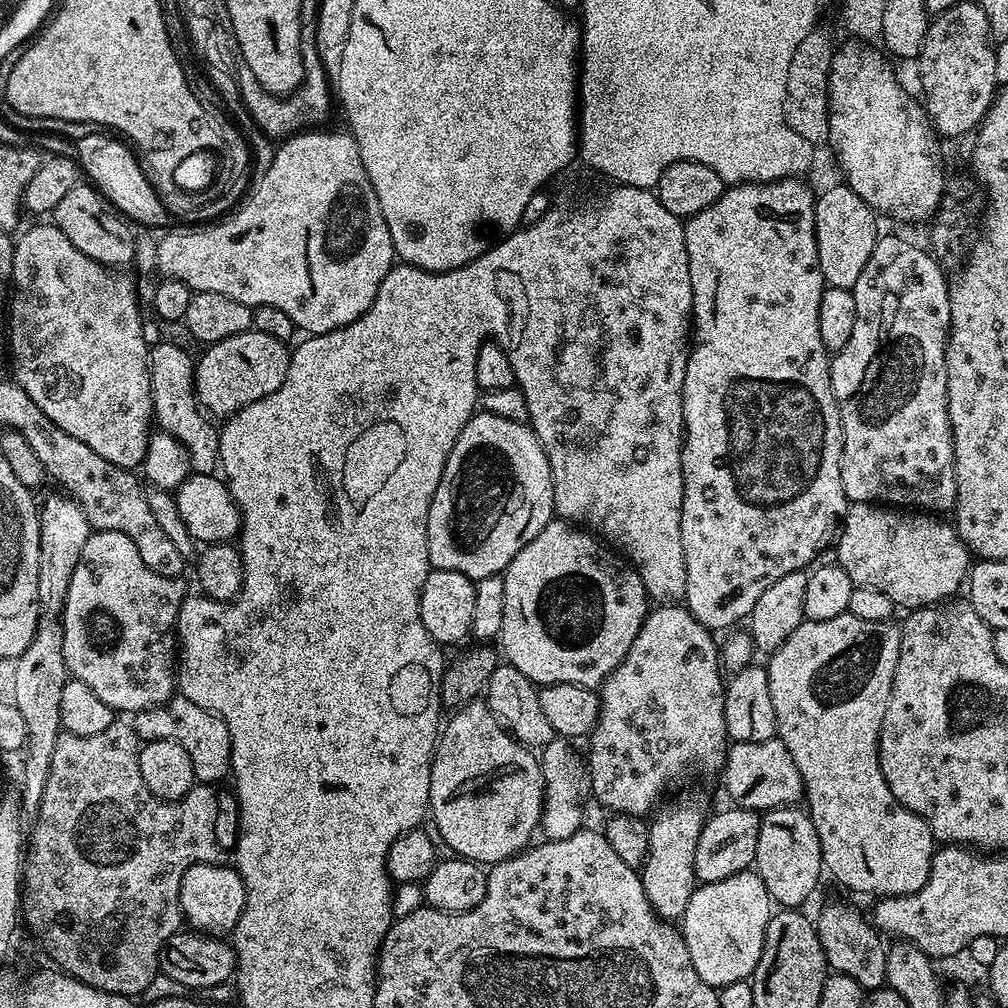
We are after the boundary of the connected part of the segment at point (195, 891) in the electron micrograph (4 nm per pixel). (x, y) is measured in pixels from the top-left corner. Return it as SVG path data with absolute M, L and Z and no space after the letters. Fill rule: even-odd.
M201 862L182 874L180 910L189 929L205 936L227 937L234 929L246 902L244 879L235 867L217 862Z

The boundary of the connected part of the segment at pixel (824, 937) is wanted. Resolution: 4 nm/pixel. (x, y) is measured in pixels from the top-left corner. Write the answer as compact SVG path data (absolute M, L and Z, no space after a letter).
M828 904L821 910L820 917L815 917L814 923L829 969L854 978L854 982L858 982L865 990L875 990L886 984L888 949L873 921L865 913L864 916L856 908L847 908L844 904Z

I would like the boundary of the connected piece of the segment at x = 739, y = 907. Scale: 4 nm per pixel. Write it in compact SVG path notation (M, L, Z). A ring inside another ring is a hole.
M755 871L739 872L730 878L722 878L722 882L700 884L694 890L682 917L682 935L686 950L690 950L690 962L694 962L694 970L698 970L698 978L717 990L730 986L730 982L748 980L758 966L766 926L772 921L773 915L773 898Z

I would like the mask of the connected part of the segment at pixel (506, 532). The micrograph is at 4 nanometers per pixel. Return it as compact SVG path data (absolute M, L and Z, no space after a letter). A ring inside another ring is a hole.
M480 410L471 416L450 450L446 470L428 511L428 563L433 569L454 570L473 582L504 573L514 554L529 544L554 519L552 467L539 438L528 424L510 422Z

